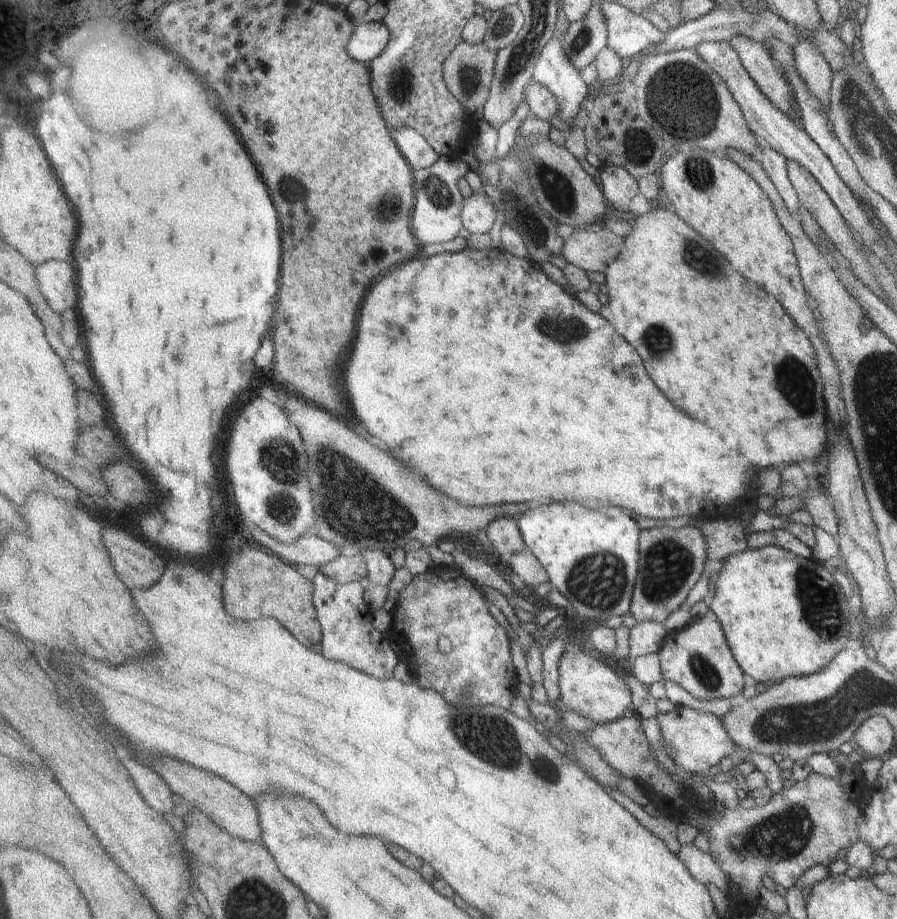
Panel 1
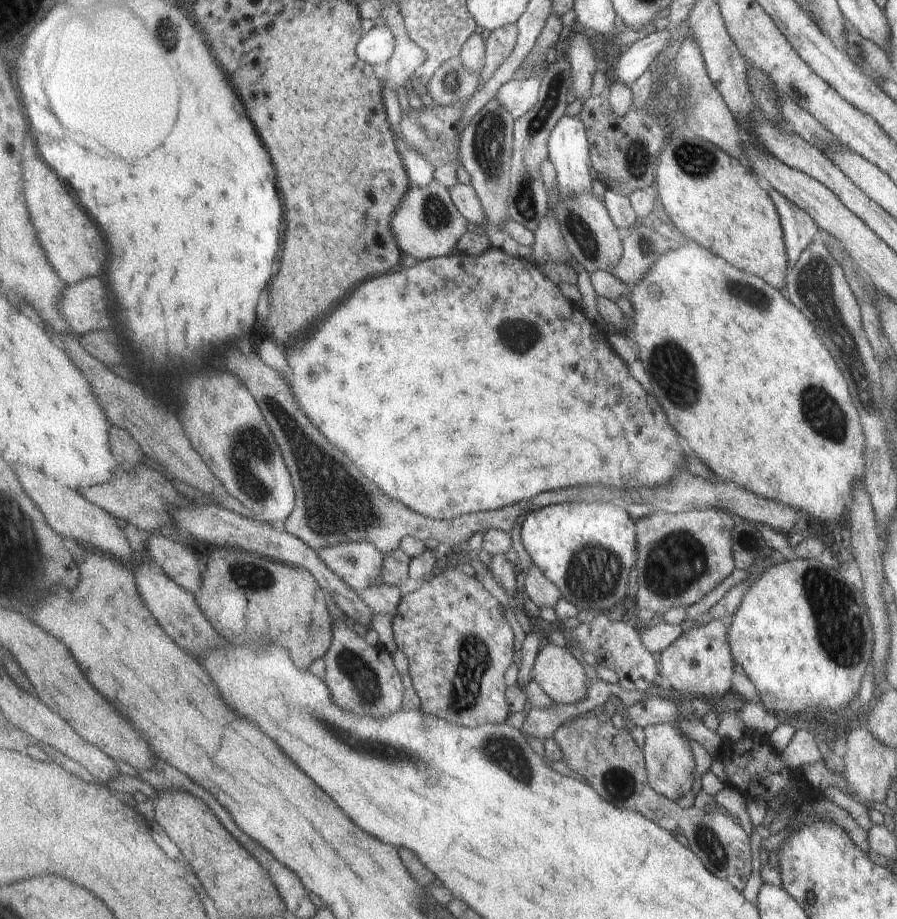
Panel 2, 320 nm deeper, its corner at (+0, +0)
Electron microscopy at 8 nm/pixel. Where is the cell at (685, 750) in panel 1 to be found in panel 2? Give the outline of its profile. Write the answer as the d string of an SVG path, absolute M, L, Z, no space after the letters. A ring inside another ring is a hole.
M661 723L649 725L644 729L645 744L644 757L648 770L648 779L655 792L670 798L672 801L679 800L687 792L691 792L695 784L695 768L697 762L693 758L689 738L683 734L679 727L673 724Z

